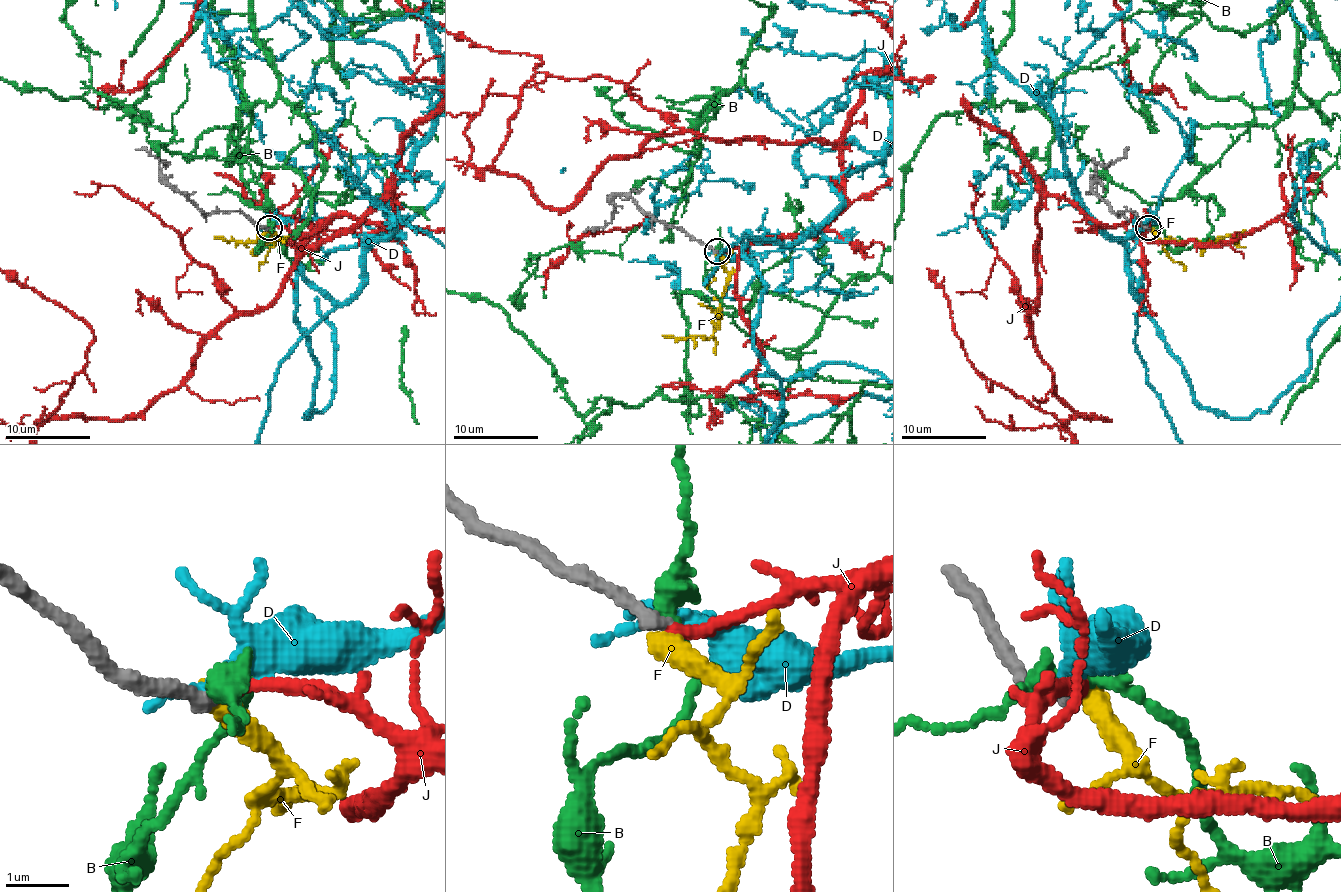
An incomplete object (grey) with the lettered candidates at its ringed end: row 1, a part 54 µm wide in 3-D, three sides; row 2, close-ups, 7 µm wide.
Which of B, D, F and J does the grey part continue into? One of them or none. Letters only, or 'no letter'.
J

